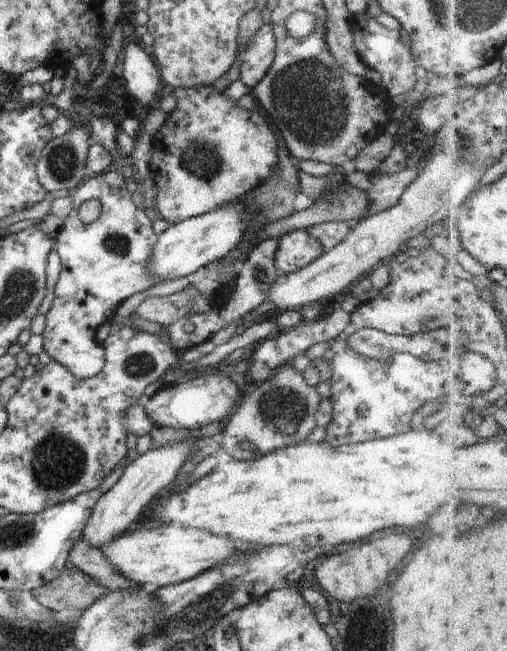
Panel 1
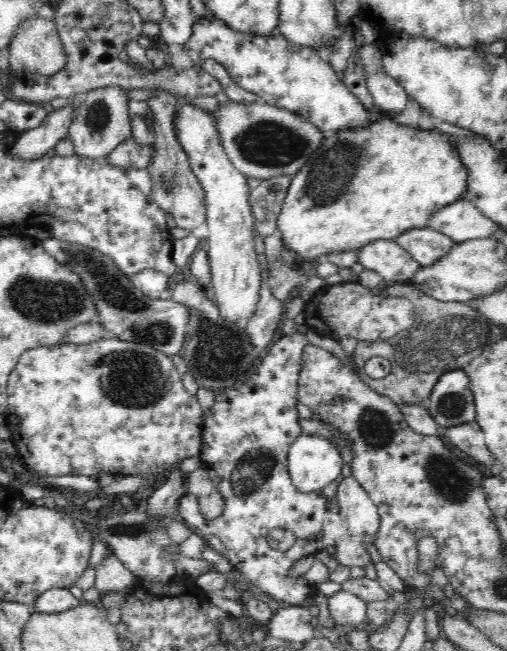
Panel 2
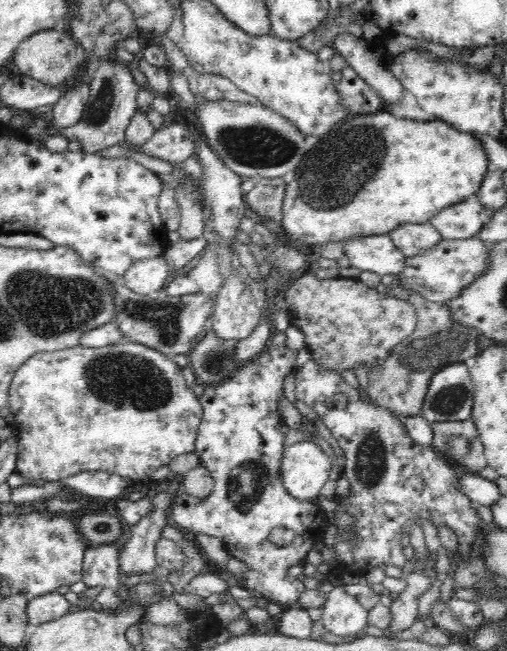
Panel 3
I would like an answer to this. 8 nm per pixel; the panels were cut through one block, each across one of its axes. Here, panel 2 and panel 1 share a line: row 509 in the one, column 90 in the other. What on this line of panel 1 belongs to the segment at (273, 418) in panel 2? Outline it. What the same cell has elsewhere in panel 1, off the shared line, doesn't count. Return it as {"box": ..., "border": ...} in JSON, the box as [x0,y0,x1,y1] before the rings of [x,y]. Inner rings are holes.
{"box":[42,170,161,379],"border":[[[108,170],[100,175],[89,175],[76,190],[72,191],[74,208],[70,215],[62,220],[56,236],[58,255],[62,260],[62,272],[56,282],[53,306],[46,314],[46,329],[42,334],[44,351],[50,355],[52,361],[63,365],[66,370],[80,379],[97,376],[104,369],[105,348],[95,338],[97,329],[105,322],[109,322],[110,317],[116,314],[118,306],[129,297],[161,282],[147,272],[152,248],[158,238],[152,227],[153,222],[132,202],[133,189],[133,180],[128,179],[120,170]],[[90,199],[98,200],[102,204],[102,213],[99,220],[86,225],[79,220],[77,211]]]}

